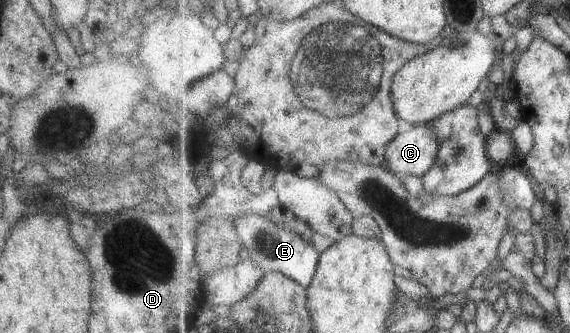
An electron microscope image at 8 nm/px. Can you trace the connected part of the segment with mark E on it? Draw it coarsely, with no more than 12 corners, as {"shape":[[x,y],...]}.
{"shape":[[270,216],[233,218],[251,259],[308,287],[321,255]]}

